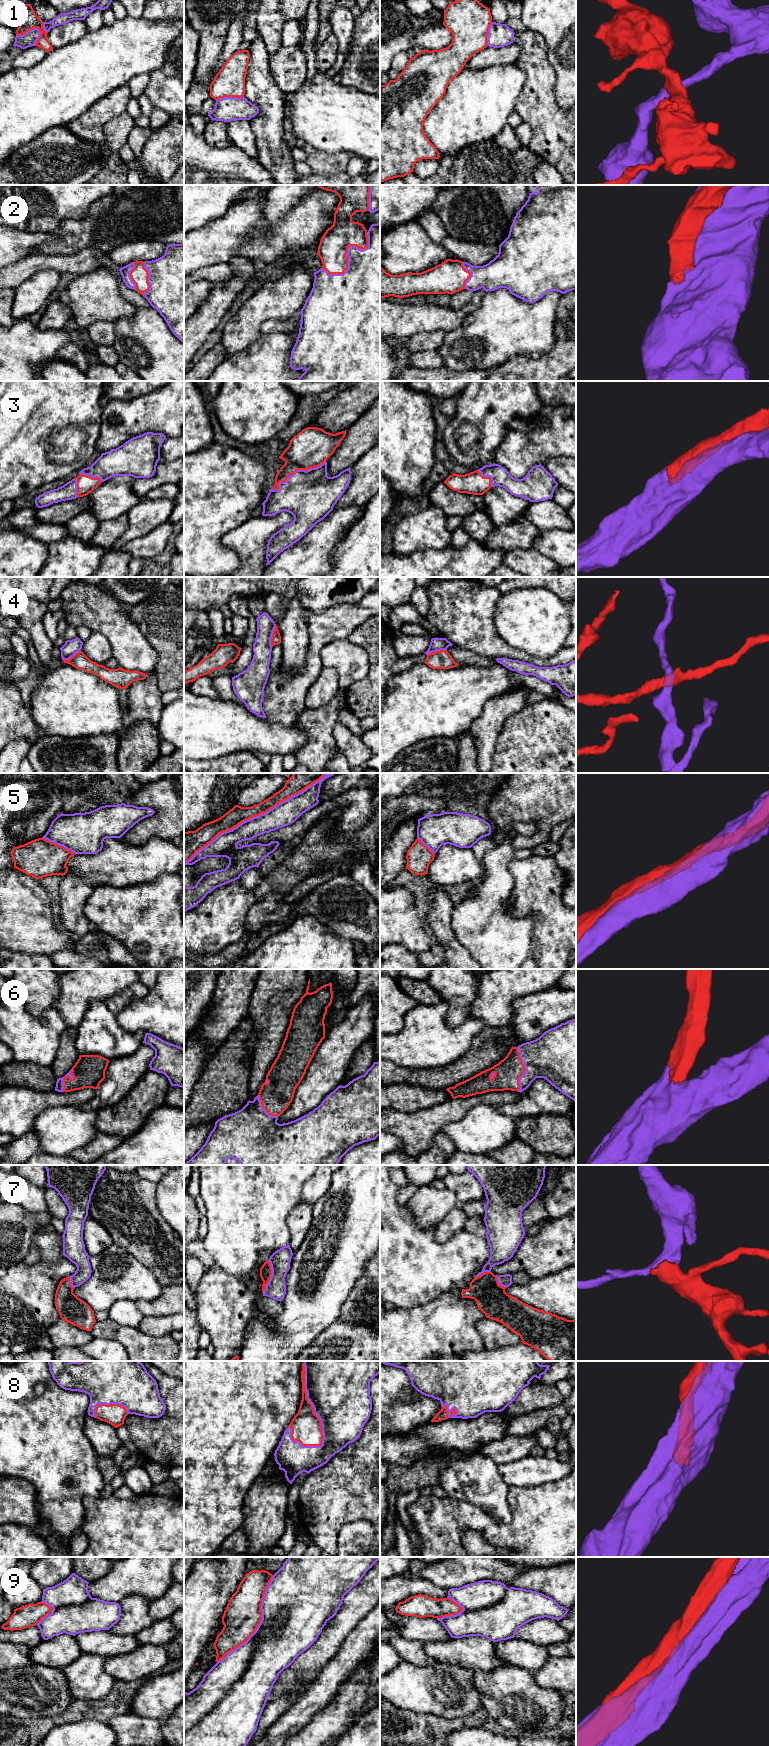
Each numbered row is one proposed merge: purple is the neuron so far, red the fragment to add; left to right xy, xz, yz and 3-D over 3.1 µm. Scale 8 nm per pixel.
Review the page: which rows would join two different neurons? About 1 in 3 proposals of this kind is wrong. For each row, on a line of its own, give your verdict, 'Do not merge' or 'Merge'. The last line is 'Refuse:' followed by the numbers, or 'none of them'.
1: Do not merge
2: Merge
3: Merge
4: Do not merge
5: Merge
6: Merge
7: Merge
8: Merge
9: Do not merge
Refuse: 1, 4, 9

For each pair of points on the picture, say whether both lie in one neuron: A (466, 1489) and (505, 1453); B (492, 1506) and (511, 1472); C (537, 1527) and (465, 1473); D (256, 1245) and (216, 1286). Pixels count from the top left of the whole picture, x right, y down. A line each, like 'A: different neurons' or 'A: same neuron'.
A: different neurons
B: different neurons
C: different neurons
D: different neurons

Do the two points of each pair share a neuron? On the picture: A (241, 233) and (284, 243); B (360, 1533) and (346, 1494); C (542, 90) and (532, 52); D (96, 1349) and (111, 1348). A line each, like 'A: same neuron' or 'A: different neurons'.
A: same neuron
B: different neurons
C: same neuron
D: same neuron

